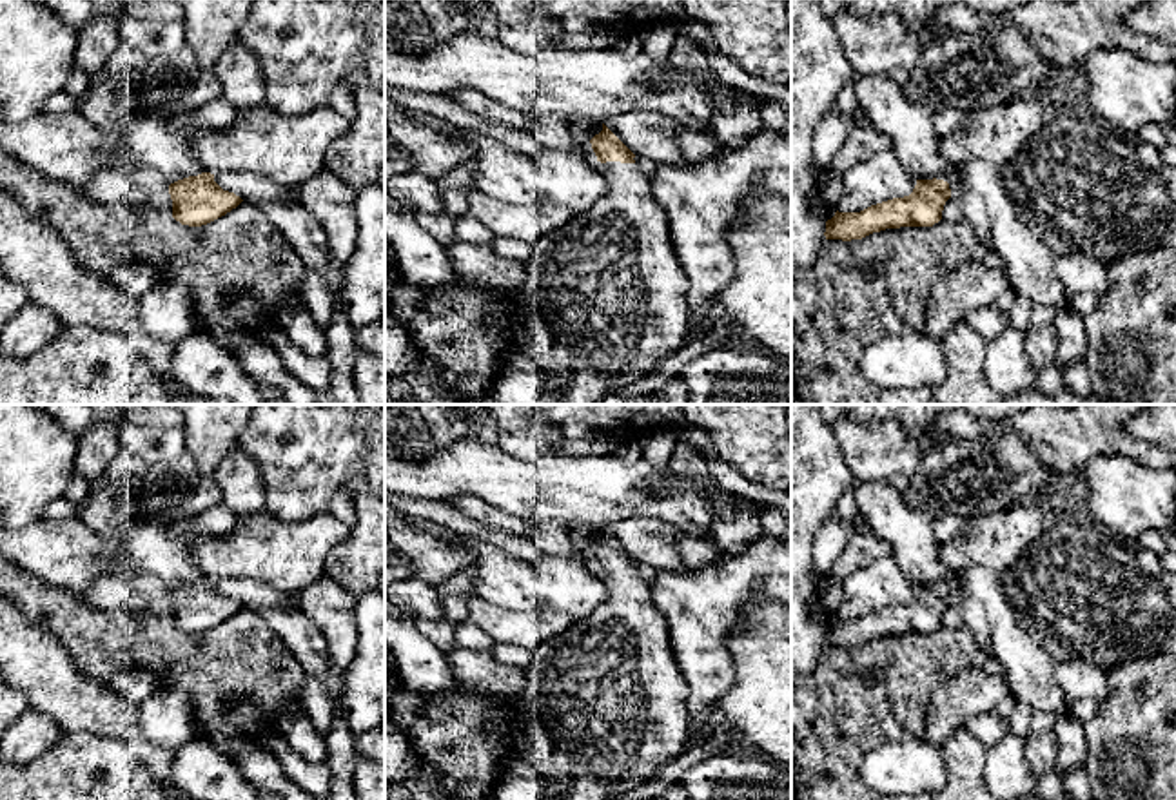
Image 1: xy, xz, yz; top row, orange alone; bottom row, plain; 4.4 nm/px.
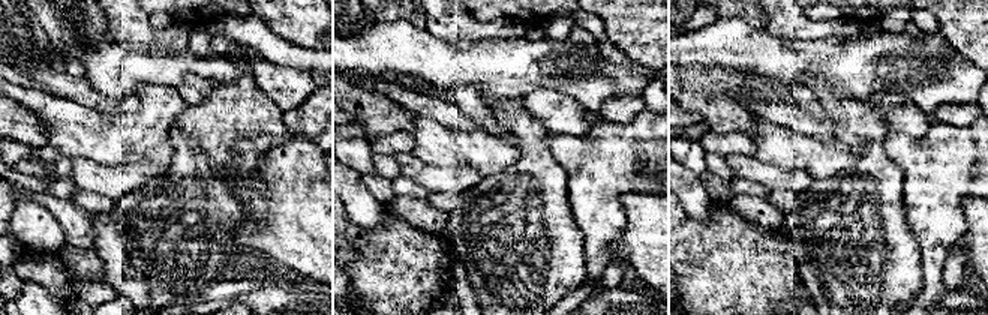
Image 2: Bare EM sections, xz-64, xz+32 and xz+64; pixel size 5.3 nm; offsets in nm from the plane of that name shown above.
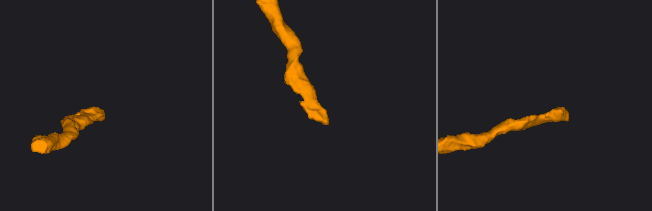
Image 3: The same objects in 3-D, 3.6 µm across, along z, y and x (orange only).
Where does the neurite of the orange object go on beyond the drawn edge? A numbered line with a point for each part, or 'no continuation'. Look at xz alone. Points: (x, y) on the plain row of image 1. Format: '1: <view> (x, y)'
1: xz (608, 690)

